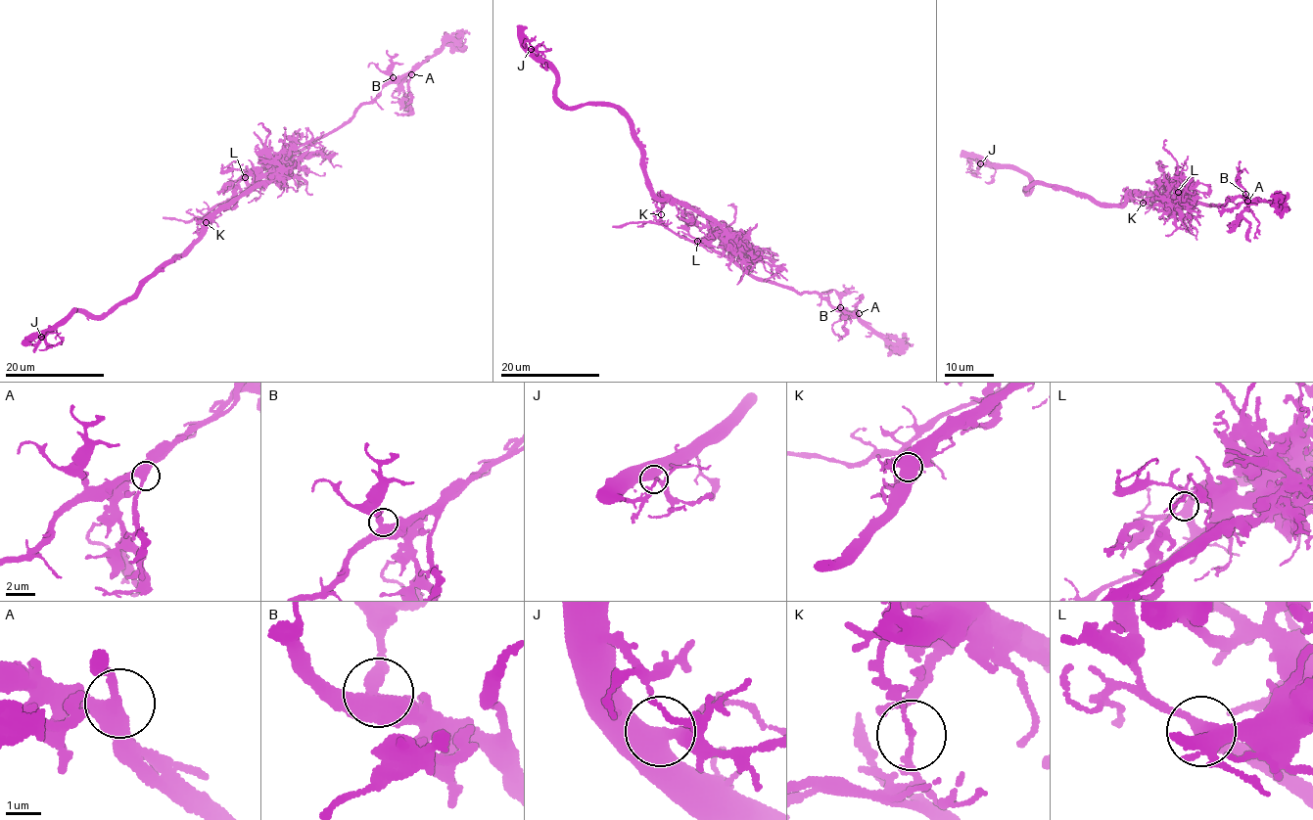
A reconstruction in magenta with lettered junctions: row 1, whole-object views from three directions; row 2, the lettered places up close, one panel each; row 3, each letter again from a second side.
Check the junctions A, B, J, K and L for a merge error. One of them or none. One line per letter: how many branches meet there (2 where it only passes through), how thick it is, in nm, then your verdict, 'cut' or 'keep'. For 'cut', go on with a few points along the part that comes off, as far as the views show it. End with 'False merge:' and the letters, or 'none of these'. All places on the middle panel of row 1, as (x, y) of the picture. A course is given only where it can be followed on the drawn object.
A: 3 | 400 nm | keep
B: 2 | 420 nm | keep
J: 3 | 480 nm | keep
K: 3 | 100 nm | cut | (661, 214), (631, 116), (606, 105), (563, 106), (550, 65), (532, 52), (524, 37), (525, 47)
L: 3 | 380 nm | keep
False merge: K

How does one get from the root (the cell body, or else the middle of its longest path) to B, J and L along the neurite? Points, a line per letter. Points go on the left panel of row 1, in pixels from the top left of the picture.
B: (226, 204), (233, 204), (264, 182), (270, 167), (341, 128), (393, 77)
J: (226, 204), (189, 250), (161, 268), (132, 296), (97, 317), (77, 310), (71, 311), (41, 337)
L: (226, 204), (233, 204), (254, 188), (257, 183), (250, 185), (245, 177)

